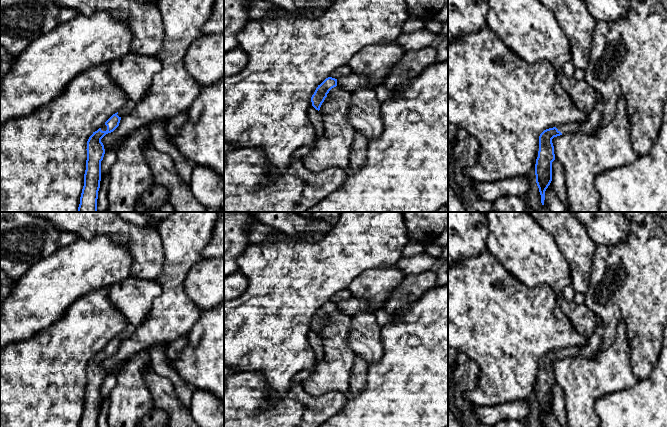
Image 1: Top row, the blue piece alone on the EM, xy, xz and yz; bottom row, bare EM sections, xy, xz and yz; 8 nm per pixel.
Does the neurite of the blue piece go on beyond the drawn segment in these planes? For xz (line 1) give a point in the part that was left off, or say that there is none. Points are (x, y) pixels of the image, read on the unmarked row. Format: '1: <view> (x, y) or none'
1: none

